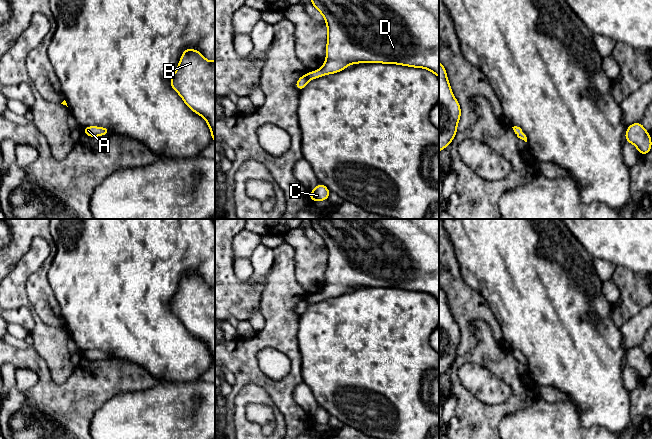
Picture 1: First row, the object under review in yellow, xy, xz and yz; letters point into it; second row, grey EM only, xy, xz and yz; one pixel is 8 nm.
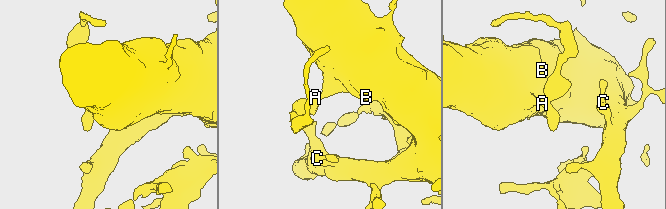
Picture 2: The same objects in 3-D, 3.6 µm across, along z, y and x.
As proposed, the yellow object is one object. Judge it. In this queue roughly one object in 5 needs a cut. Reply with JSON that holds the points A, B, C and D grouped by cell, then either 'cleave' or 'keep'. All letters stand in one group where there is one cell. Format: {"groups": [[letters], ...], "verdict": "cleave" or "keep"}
{"groups": [["A", "B", "C", "D"]], "verdict": "keep"}

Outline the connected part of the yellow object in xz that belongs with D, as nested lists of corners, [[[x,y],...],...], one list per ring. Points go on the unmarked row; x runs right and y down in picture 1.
[[[310,219],[312,229],[324,240],[328,253],[326,285],[320,294],[314,294],[301,300],[295,312],[303,314],[310,303],[318,303],[323,299],[334,298],[356,287],[399,288],[415,292],[425,292],[439,302],[439,219]]]

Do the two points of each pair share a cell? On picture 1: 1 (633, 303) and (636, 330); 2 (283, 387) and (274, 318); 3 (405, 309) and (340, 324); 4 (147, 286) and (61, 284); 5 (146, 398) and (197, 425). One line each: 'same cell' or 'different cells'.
1: different cells
2: same cell
3: same cell
4: same cell
5: same cell

